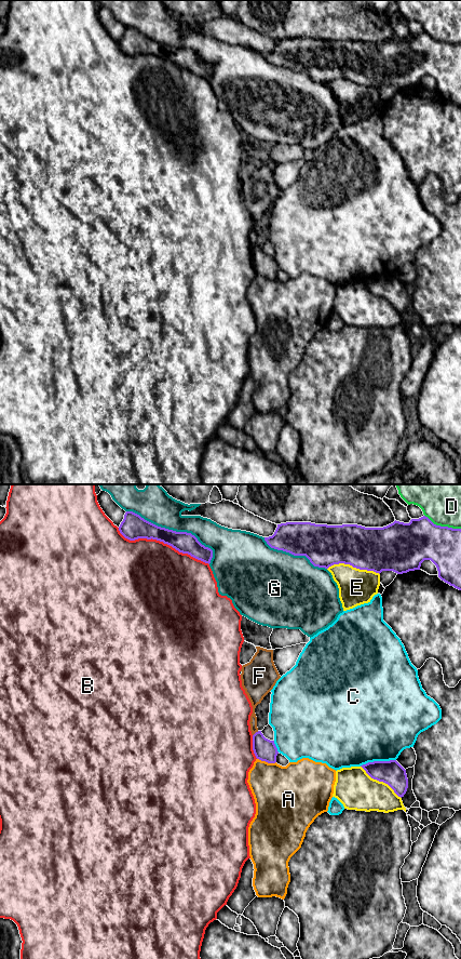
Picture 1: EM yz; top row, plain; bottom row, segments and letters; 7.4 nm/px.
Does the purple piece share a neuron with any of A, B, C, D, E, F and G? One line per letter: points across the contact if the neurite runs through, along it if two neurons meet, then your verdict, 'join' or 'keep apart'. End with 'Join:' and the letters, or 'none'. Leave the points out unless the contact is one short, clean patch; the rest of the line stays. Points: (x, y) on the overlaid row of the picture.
A: keep apart
B: keep apart
C: keep apart
D: keep apart
E: keep apart
F: along yz (258, 731), (253, 735) | keep apart
G: keep apart
Join: none

